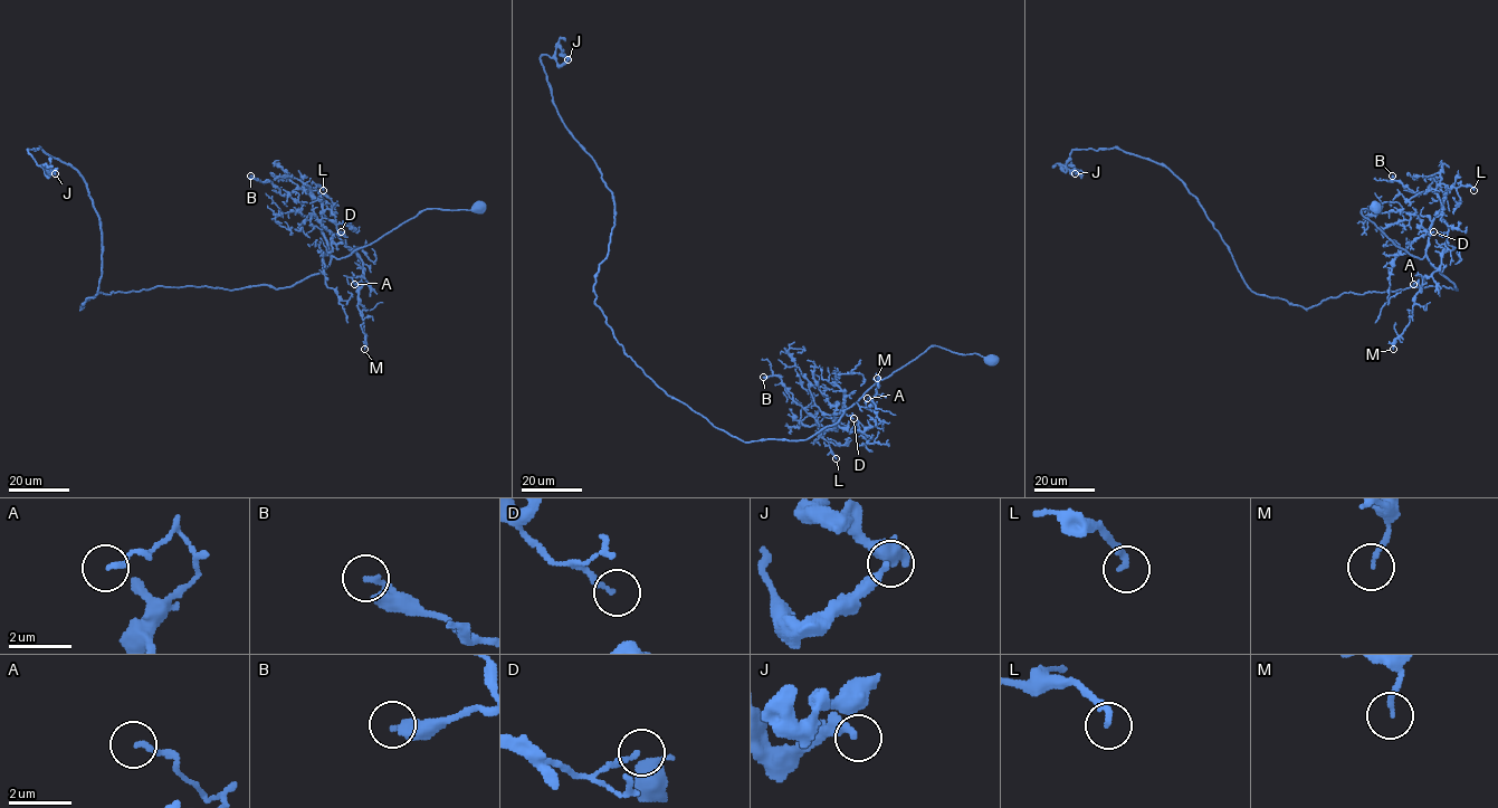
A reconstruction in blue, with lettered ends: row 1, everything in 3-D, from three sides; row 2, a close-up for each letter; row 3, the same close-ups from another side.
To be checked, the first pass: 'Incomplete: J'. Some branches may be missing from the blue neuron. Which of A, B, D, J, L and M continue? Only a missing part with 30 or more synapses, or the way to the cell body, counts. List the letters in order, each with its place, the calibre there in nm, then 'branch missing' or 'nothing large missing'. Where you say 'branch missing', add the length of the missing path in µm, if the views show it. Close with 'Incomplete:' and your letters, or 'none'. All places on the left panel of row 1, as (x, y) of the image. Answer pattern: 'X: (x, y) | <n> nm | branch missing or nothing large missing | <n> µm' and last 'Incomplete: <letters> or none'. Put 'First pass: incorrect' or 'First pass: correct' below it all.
A: (354, 284) | 160 nm | nothing large missing
B: (250, 176) | 170 nm | nothing large missing
D: (341, 231) | 180 nm | nothing large missing
J: (55, 173) | 220 nm | nothing large missing
L: (323, 190) | 220 nm | branch missing | 20 µm
M: (364, 349) | 120 nm | nothing large missing
Incomplete: L
First pass: incorrect

